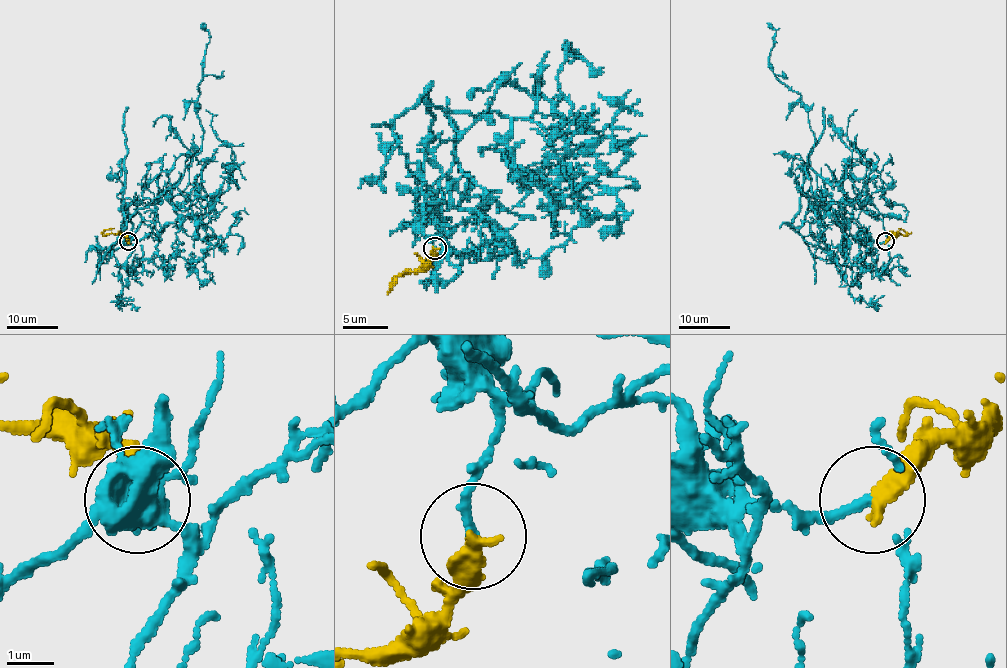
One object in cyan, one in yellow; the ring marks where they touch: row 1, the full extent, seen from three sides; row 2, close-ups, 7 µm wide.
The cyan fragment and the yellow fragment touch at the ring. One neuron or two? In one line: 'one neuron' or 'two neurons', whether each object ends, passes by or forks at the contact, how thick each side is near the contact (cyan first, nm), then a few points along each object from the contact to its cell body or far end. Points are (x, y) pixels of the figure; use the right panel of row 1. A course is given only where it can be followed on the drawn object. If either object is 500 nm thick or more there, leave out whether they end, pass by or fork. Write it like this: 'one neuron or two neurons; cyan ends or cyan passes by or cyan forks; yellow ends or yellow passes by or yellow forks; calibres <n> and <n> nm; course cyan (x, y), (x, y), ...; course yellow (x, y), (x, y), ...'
one neuron; cyan ends; yellow ends; calibres 190 and 440 nm; course cyan (885, 241), (839, 217), (847, 241), (821, 259), (795, 229), (809, 189), (869, 198), (847, 136), (857, 109); course yellow (885, 241), (897, 233), (906, 233), (898, 228)

